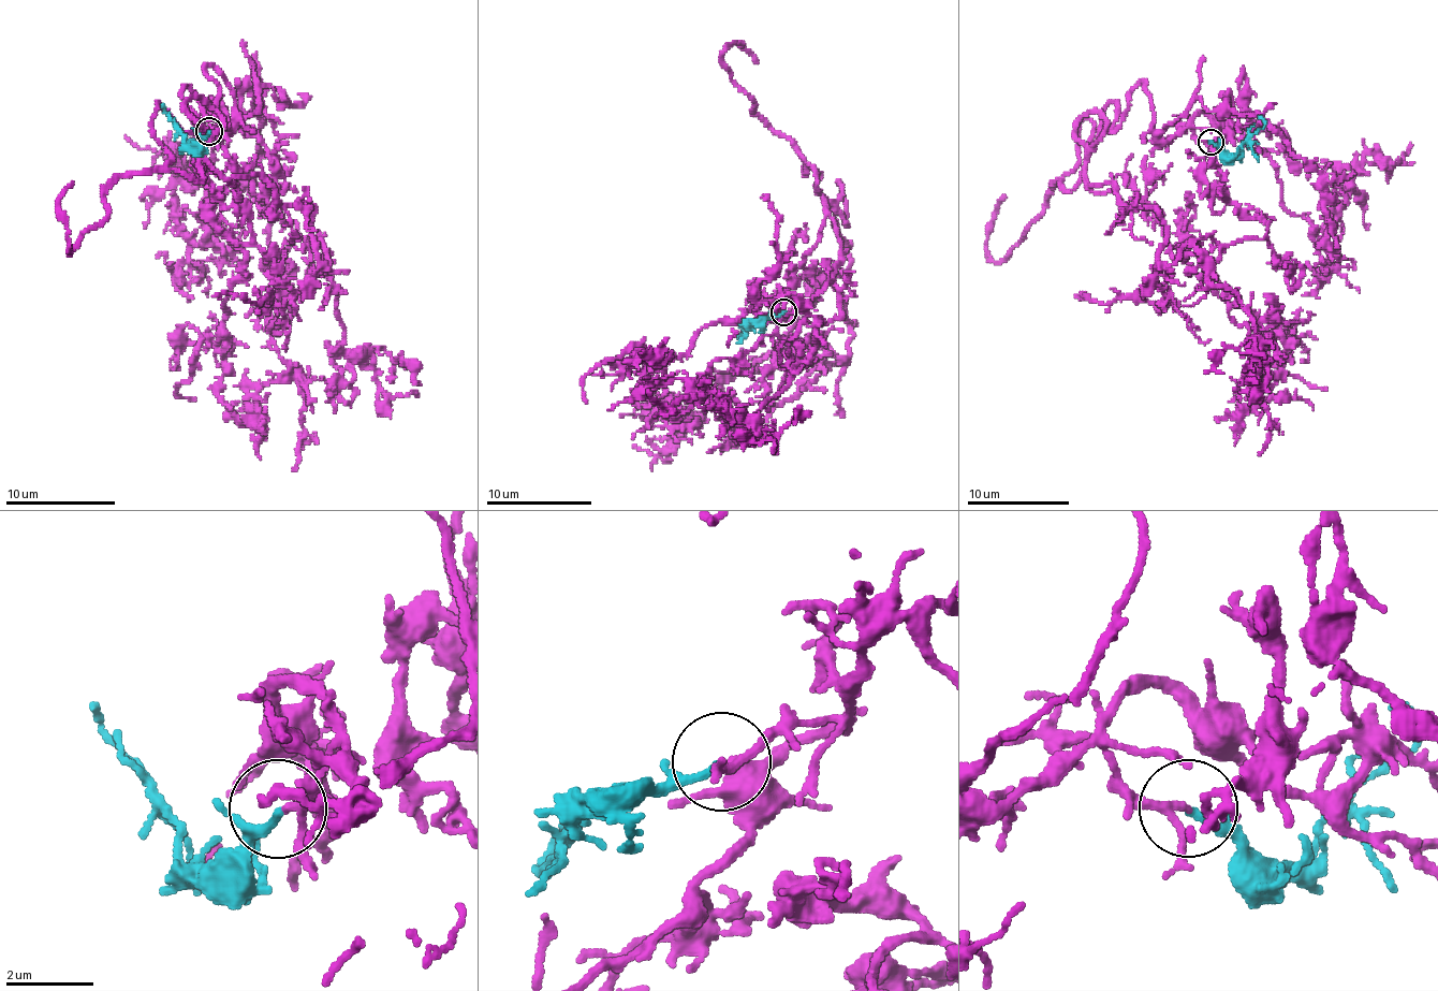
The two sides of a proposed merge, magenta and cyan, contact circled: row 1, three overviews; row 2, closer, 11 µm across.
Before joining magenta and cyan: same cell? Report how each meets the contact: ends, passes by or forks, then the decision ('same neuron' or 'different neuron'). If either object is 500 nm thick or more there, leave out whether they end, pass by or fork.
magenta passes by; cyan ends there; same neuron

